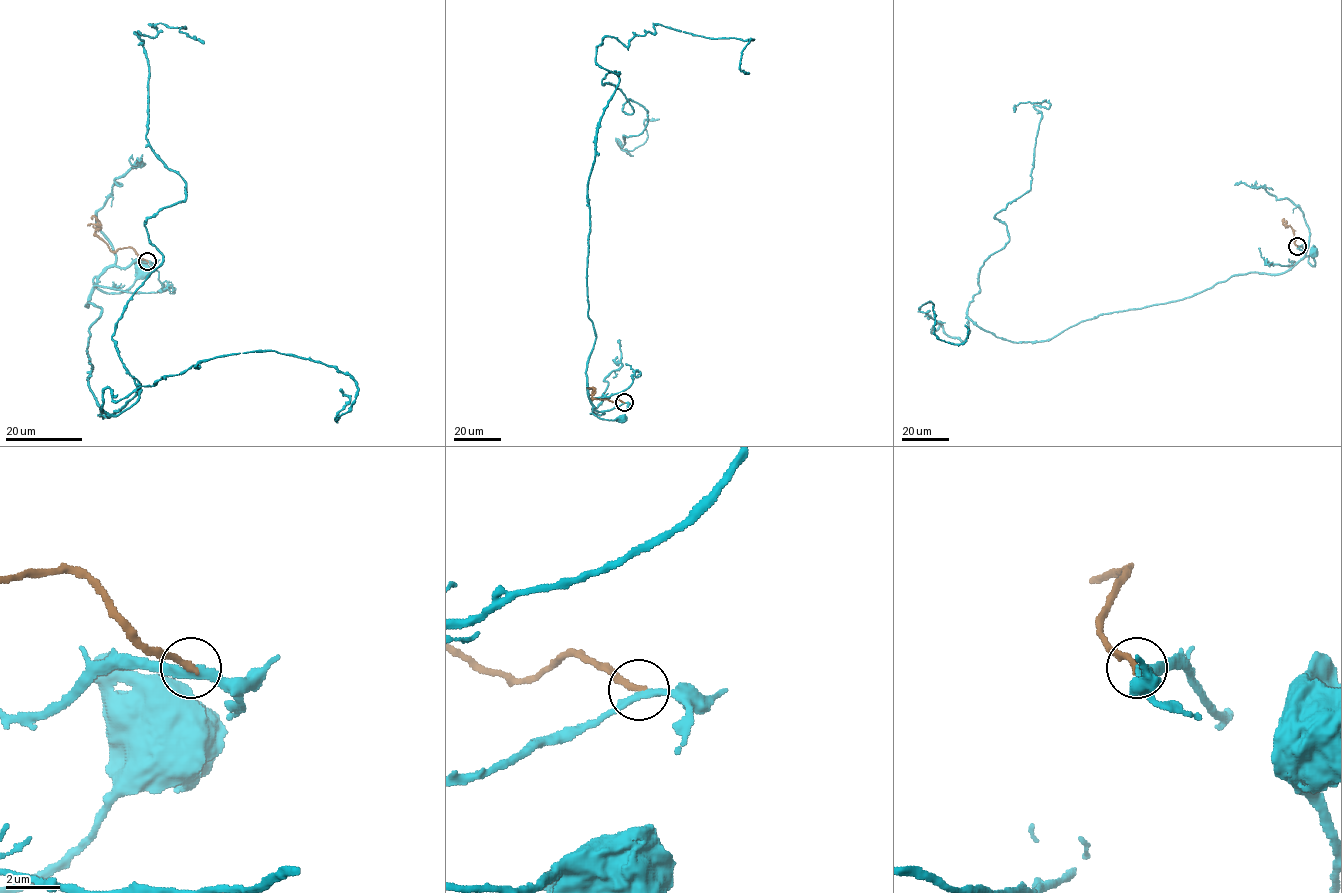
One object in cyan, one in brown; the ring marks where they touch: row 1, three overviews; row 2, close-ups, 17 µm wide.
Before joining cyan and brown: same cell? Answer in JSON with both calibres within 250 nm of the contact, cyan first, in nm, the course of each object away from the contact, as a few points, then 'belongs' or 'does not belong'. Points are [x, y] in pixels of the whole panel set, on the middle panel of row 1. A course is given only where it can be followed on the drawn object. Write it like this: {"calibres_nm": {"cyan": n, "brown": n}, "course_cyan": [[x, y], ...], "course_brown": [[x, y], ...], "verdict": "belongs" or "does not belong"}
{"calibres_nm": {"cyan": 280, "brown": 240}, "course_cyan": [[623, 403], [610, 410], [590, 413], [602, 419], [622, 417]], "course_brown": [[623, 403], [593, 398], [595, 391], [590, 388]], "verdict": "does not belong"}

